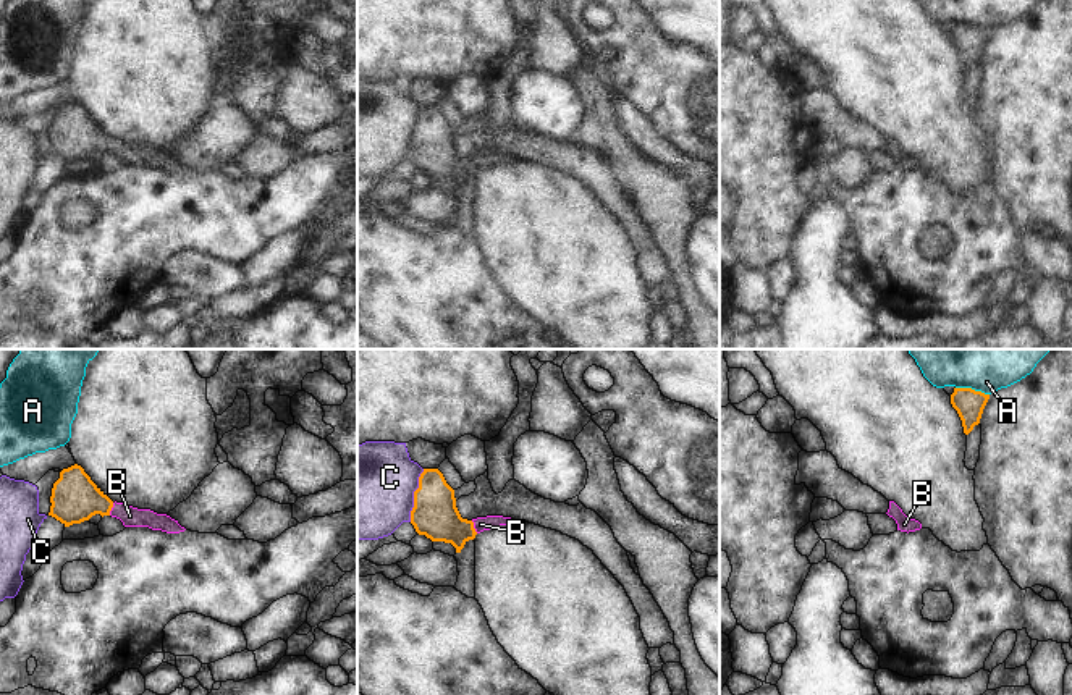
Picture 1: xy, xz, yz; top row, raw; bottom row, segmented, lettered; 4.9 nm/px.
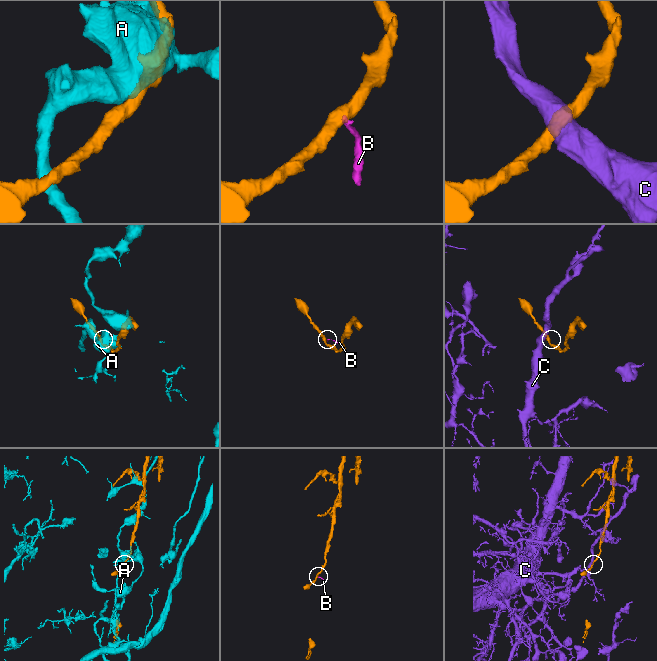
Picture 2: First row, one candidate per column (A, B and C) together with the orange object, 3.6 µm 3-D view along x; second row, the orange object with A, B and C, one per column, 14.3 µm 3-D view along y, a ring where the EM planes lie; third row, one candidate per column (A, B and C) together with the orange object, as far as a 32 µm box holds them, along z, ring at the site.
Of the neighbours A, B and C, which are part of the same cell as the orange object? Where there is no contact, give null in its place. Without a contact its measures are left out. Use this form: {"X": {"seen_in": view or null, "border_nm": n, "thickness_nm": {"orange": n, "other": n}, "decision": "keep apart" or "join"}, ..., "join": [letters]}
{"A": {"seen_in": "yz", "border_nm": 170, "thickness_nm": {"orange": 140, "other": 160}, "decision": "keep apart"}, "B": {"seen_in": "xy", "border_nm": 70, "thickness_nm": {"orange": 240, "other": 100}, "decision": "join"}, "C": {"seen_in": "xz", "border_nm": 280, "thickness_nm": {"orange": 220, "other": 480}, "decision": "keep apart"}, "join": ["B"]}

